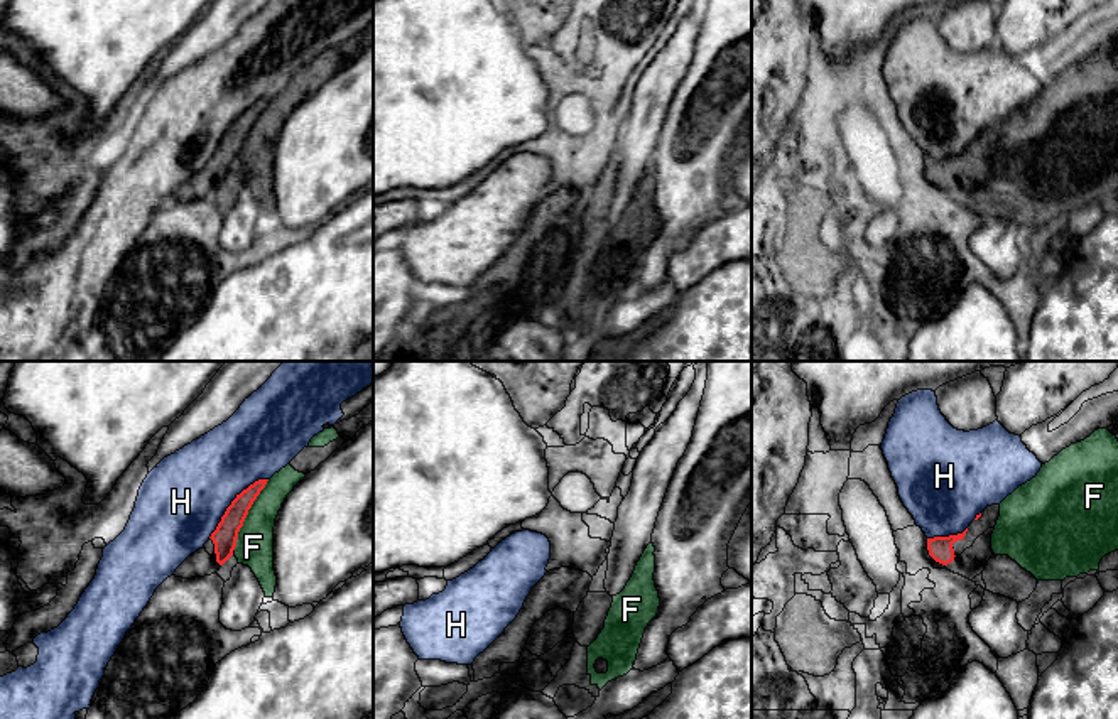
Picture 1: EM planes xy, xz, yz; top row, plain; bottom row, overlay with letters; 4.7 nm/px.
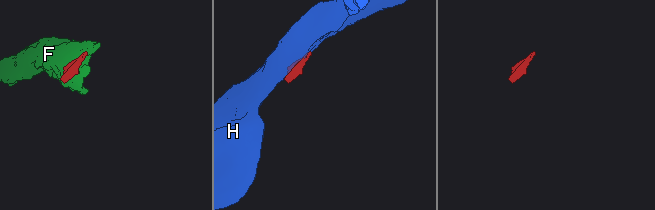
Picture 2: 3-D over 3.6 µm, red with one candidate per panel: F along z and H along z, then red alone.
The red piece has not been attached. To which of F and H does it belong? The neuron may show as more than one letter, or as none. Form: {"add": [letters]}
{"add": []}

